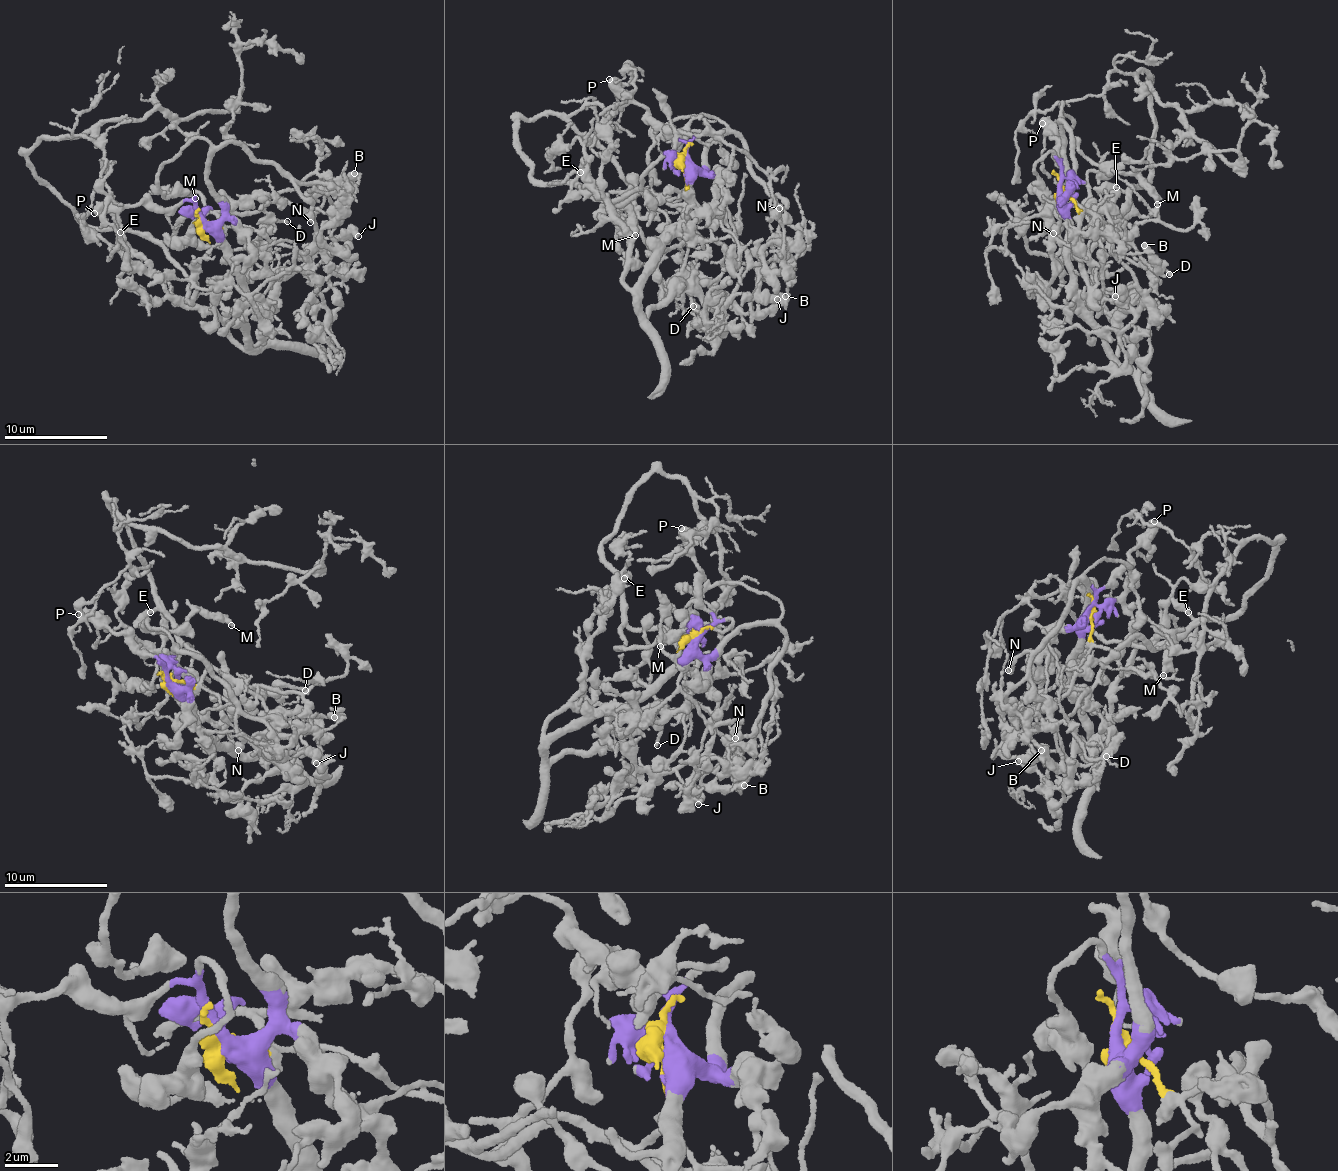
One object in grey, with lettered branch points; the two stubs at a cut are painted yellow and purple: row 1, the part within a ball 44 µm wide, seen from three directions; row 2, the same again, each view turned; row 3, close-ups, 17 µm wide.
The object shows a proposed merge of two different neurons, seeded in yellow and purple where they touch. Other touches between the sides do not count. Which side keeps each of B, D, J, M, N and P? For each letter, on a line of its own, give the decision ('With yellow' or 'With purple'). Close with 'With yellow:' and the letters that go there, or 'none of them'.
B: With purple
D: With purple
J: With purple
M: With purple
N: With purple
P: With purple
With yellow: none of them

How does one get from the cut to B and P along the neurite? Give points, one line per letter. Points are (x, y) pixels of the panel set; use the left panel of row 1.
B: (204, 219), (223, 214), (208, 157), (225, 143), (305, 184), (314, 180), (336, 203), (354, 173)
P: (204, 219), (199, 207), (181, 200), (168, 207), (138, 202), (124, 204), (100, 208), (93, 214)

